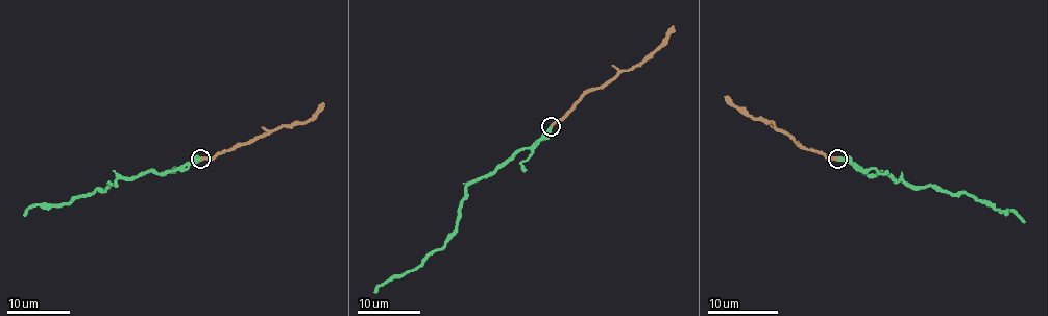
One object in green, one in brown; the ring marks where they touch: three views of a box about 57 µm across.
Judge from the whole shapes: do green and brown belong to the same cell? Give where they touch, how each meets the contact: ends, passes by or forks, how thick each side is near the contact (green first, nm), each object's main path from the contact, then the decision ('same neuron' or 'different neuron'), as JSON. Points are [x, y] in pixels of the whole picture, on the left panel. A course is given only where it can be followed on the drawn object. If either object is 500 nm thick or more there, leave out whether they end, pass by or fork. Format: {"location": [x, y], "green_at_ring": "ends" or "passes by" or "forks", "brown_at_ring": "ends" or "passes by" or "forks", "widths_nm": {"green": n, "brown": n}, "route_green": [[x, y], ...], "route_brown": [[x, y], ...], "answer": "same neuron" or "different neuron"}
{"location": [200, 159], "green_at_ring": "ends", "brown_at_ring": "ends", "widths_nm": {"green": 420, "brown": 280}, "route_green": [[200, 159], [177, 169], [120, 177], [104, 190], [64, 204], [33, 204], [25, 215]], "route_brown": [[200, 159], [212, 159], [271, 130], [305, 123], [322, 103]], "answer": "same neuron"}

